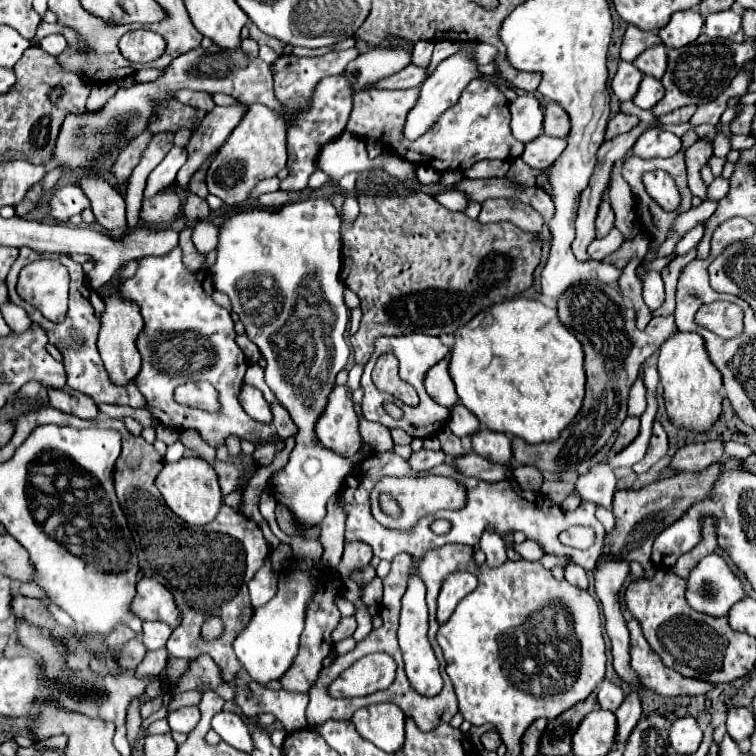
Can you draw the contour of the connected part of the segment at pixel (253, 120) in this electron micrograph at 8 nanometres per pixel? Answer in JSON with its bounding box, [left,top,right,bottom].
[206,104,286,206]

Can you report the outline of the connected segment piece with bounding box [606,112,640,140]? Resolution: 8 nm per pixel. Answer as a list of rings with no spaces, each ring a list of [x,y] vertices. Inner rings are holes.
[[[616,114],[610,122],[608,122],[608,130],[606,130],[606,140],[614,138],[616,134],[622,134],[622,132],[628,132],[632,130],[634,126],[638,126],[638,116],[630,116],[630,114]]]

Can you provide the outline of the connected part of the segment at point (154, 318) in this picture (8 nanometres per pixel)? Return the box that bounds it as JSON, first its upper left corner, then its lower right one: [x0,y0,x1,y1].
[120,248,282,448]

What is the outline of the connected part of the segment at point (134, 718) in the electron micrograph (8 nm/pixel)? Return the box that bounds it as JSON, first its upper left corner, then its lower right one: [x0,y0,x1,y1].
[126,698,142,744]

